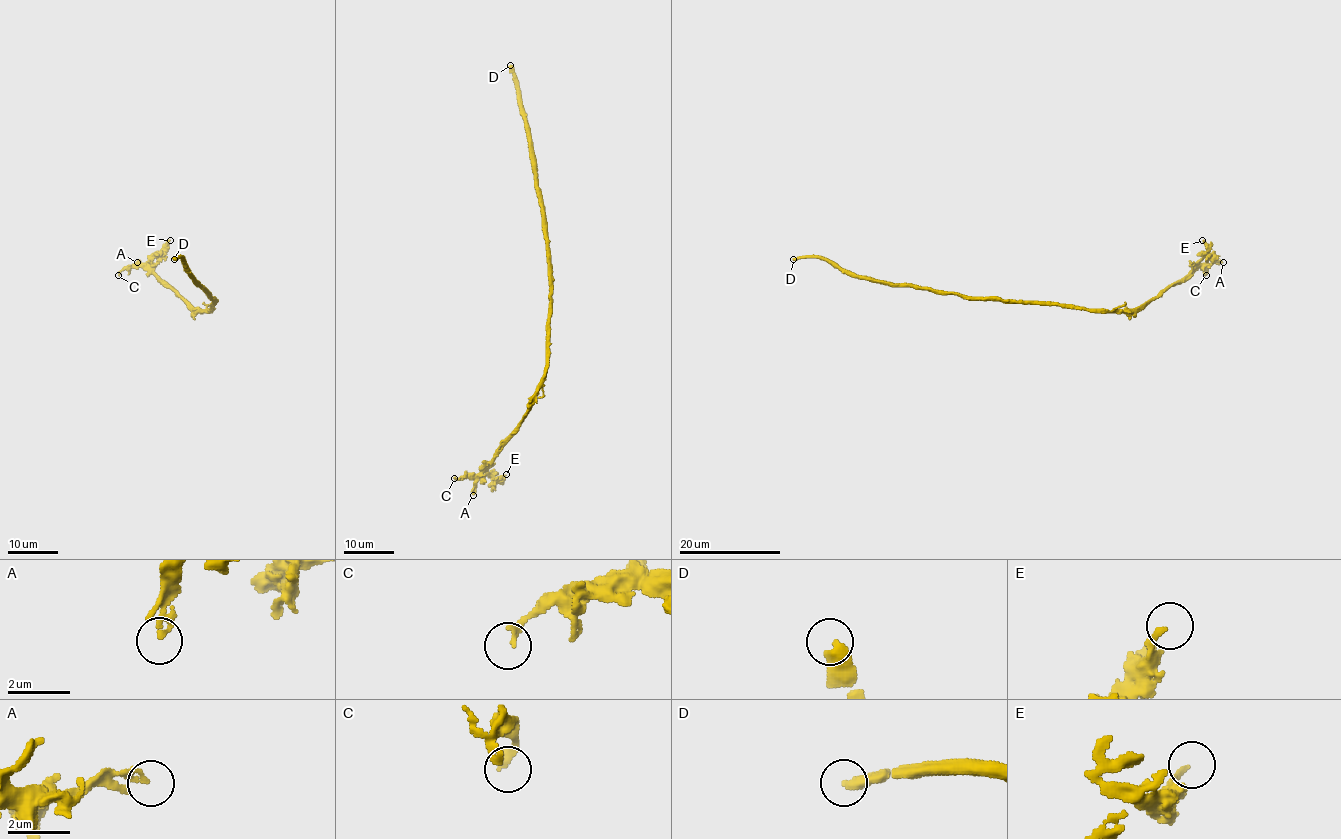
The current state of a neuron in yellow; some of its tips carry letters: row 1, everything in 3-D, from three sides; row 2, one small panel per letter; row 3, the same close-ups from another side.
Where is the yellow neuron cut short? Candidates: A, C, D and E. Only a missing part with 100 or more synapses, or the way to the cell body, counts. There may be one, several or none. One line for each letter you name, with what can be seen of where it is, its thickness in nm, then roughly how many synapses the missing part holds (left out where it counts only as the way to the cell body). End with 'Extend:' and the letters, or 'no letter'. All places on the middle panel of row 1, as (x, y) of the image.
Extend: no letter

